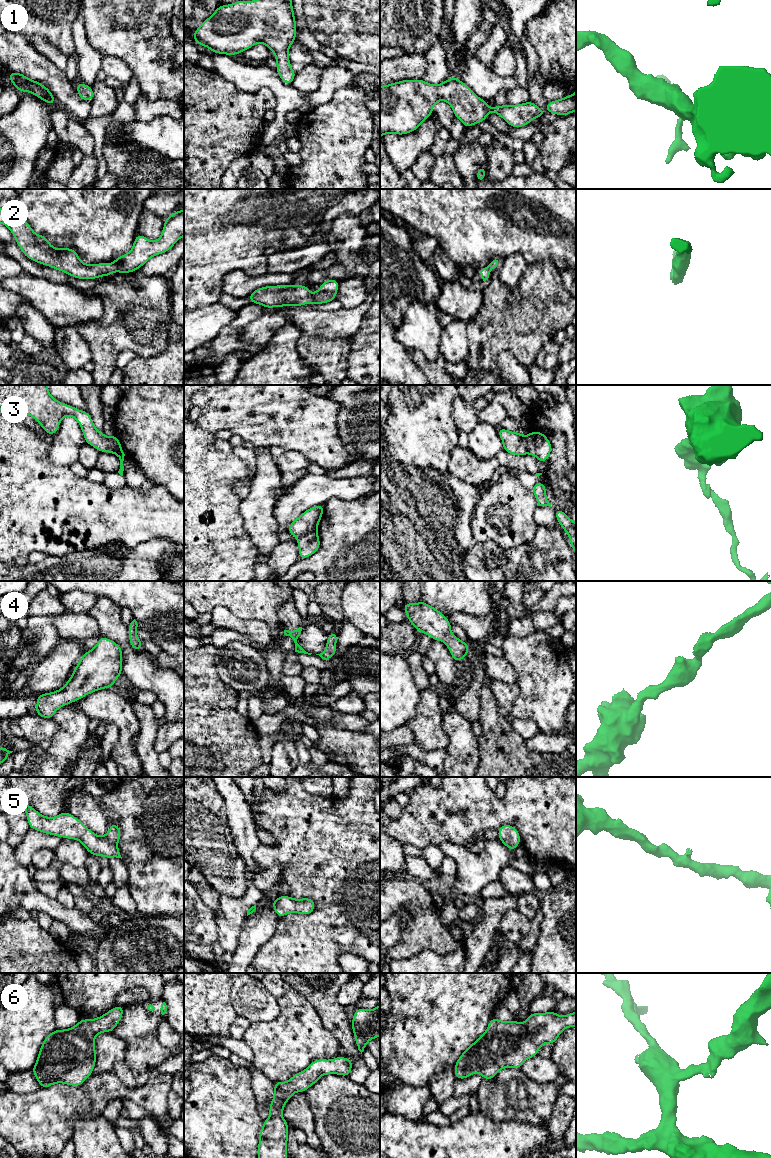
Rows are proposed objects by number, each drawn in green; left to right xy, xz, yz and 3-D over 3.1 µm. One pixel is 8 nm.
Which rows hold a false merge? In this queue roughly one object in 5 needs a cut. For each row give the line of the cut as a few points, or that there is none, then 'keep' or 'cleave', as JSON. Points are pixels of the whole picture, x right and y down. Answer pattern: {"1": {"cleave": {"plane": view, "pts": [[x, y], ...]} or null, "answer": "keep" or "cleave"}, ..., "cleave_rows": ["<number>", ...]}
{"1": {"cleave": null, "answer": "keep"}, "2": {"cleave": null, "answer": "keep"}, "3": {"cleave": {"plane": "xz", "pts": [[316, 530], [309, 531], [299, 537]]}, "answer": "cleave"}, "4": {"cleave": null, "answer": "keep"}, "5": {"cleave": null, "answer": "keep"}, "6": {"cleave": null, "answer": "keep"}, "cleave_rows": ["3"]}

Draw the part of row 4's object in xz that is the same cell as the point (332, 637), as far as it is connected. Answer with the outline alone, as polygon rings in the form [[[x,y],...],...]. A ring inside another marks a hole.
[[[334,631],[331,633],[328,633],[326,649],[322,653],[316,654],[316,655],[319,655],[324,660],[329,660],[333,658],[336,653],[337,639],[338,639],[338,636]]]

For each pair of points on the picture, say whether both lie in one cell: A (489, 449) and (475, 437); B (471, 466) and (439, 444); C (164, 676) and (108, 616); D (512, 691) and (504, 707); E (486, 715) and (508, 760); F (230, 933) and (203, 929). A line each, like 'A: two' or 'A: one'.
A: one
B: two
C: one
D: one
E: one
F: two

